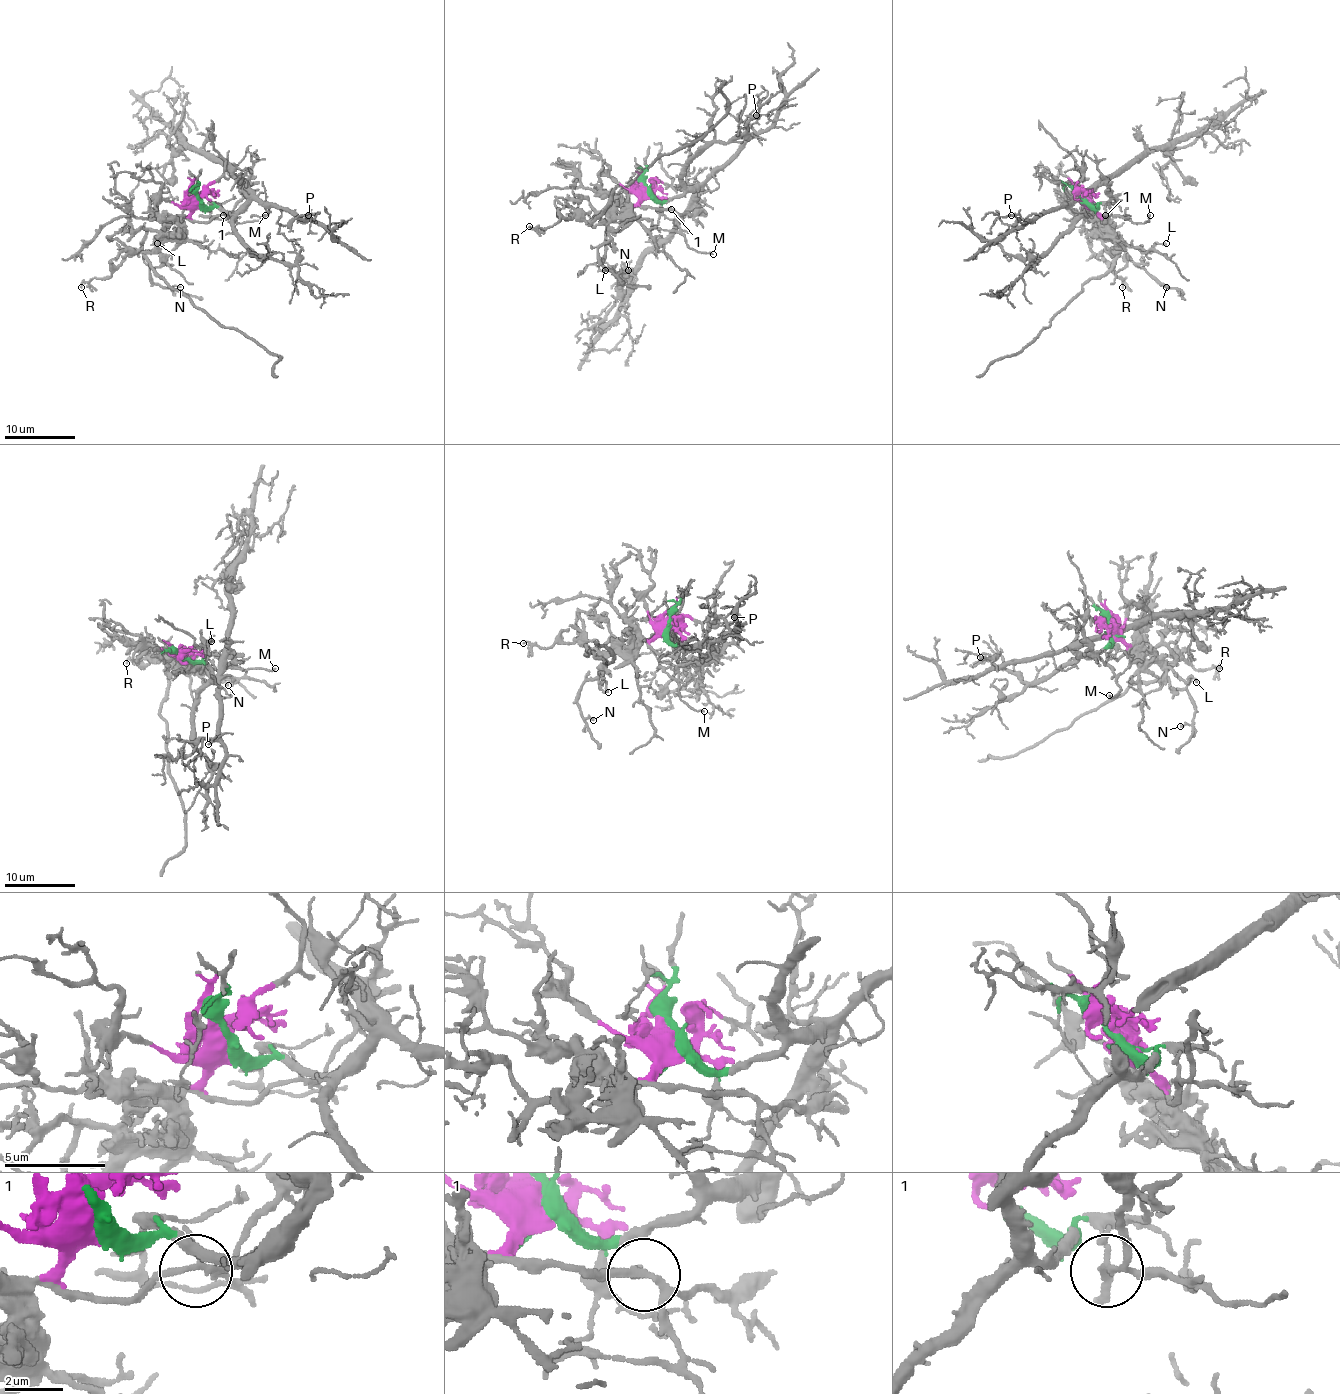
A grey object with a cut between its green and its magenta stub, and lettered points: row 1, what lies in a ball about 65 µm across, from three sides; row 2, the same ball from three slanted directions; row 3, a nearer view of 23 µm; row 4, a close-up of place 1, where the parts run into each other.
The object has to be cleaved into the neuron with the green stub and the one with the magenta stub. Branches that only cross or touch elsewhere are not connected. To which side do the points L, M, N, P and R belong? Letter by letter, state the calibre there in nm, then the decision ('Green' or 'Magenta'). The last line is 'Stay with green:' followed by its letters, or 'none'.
L: Thickness 170 nm. Magenta
M: Thickness 120 nm. Magenta
N: Thickness 130 nm. Magenta
P: Thickness 150 nm. Green
R: Thickness 110 nm. Magenta
Stay with green: P

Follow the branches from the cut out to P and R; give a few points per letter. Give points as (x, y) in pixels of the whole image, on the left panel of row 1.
P: (197, 197), (228, 211), (244, 208), (253, 199), (261, 199), (291, 210), (302, 218), (309, 215)
R: (197, 197), (197, 206), (151, 252), (132, 252), (107, 278), (91, 278), (82, 282), (81, 287)

